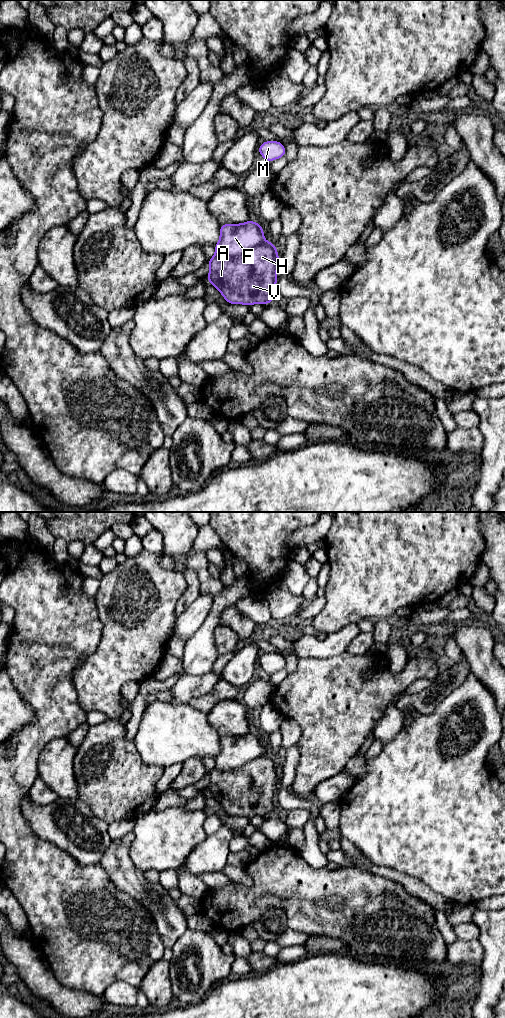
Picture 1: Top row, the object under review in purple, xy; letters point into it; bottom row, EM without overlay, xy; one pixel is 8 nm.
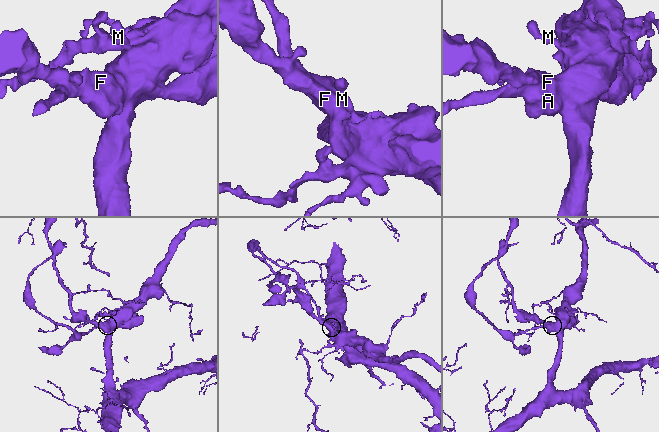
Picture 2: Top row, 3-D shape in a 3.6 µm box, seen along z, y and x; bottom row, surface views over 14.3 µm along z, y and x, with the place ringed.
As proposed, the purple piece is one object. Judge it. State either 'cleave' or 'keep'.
cleave

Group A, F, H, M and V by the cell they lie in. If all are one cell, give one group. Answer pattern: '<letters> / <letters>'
A H V / F M

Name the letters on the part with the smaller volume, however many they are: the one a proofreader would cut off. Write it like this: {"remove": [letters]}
{"remove": ["A", "H", "V"]}

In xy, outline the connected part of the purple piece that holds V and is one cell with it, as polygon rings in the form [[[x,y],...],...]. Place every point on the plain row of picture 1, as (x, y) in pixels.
[[[264,754],[241,768],[206,772],[210,777],[207,792],[229,816],[270,816],[275,808],[278,763],[272,754]]]

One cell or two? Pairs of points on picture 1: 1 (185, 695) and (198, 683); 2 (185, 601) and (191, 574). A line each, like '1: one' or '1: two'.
1: one
2: one

